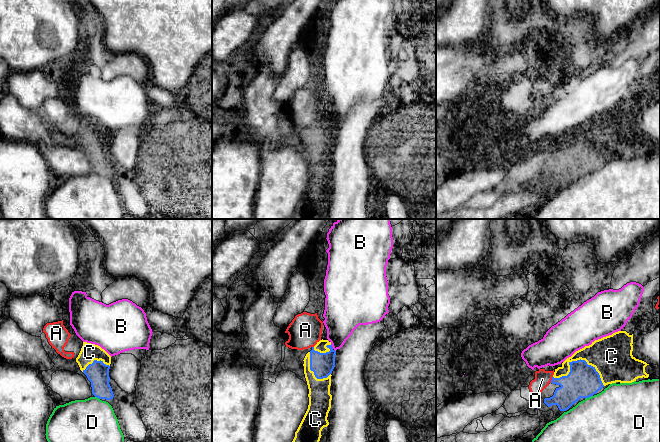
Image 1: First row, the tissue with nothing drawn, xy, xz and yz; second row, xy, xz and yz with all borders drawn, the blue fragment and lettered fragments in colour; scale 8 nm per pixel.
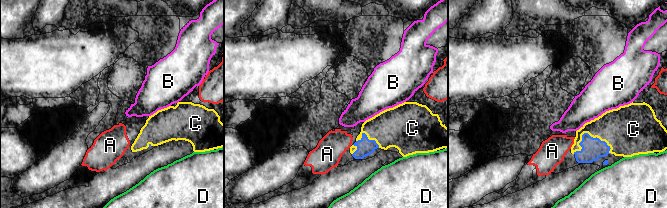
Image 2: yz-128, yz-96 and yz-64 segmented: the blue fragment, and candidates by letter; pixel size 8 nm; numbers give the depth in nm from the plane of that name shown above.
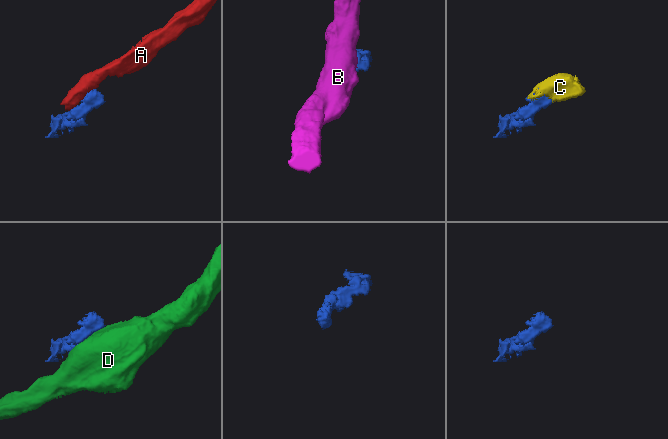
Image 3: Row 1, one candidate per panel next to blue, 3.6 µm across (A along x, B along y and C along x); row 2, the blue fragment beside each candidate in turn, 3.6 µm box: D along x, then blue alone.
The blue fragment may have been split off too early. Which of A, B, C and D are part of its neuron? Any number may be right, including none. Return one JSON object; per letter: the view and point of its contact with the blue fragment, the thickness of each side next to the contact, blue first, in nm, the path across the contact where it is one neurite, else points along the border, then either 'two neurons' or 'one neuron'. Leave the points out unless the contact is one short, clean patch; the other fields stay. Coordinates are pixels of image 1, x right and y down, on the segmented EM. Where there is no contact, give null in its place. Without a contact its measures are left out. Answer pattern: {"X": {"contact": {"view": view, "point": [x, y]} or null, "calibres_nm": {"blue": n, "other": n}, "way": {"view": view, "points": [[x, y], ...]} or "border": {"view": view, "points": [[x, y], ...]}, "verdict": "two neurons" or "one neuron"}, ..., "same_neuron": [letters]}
{"A": {"contact": {"view": "yz", "point": [552, 379]}, "calibres_nm": {"blue": 280, "other": 130}, "border": {"view": "yz", "points": [[552, 376], [550, 382]]}, "verdict": "two neurons"}, "B": {"contact": {"view": "xz", "point": [332, 347]}, "calibres_nm": {"blue": 190, "other": 280}, "border": {"view": "xz", "points": [[331, 343], [335, 351]]}, "verdict": "two neurons"}, "C": {"contact": {"view": "yz", "point": [578, 360]}, "calibres_nm": {"blue": 280, "other": 300}, "verdict": "one neuron"}, "D": {"contact": {"view": "yz", "point": [588, 397]}, "calibres_nm": {"blue": 280, "other": 420}, "verdict": "two neurons"}, "same_neuron": ["C"]}

